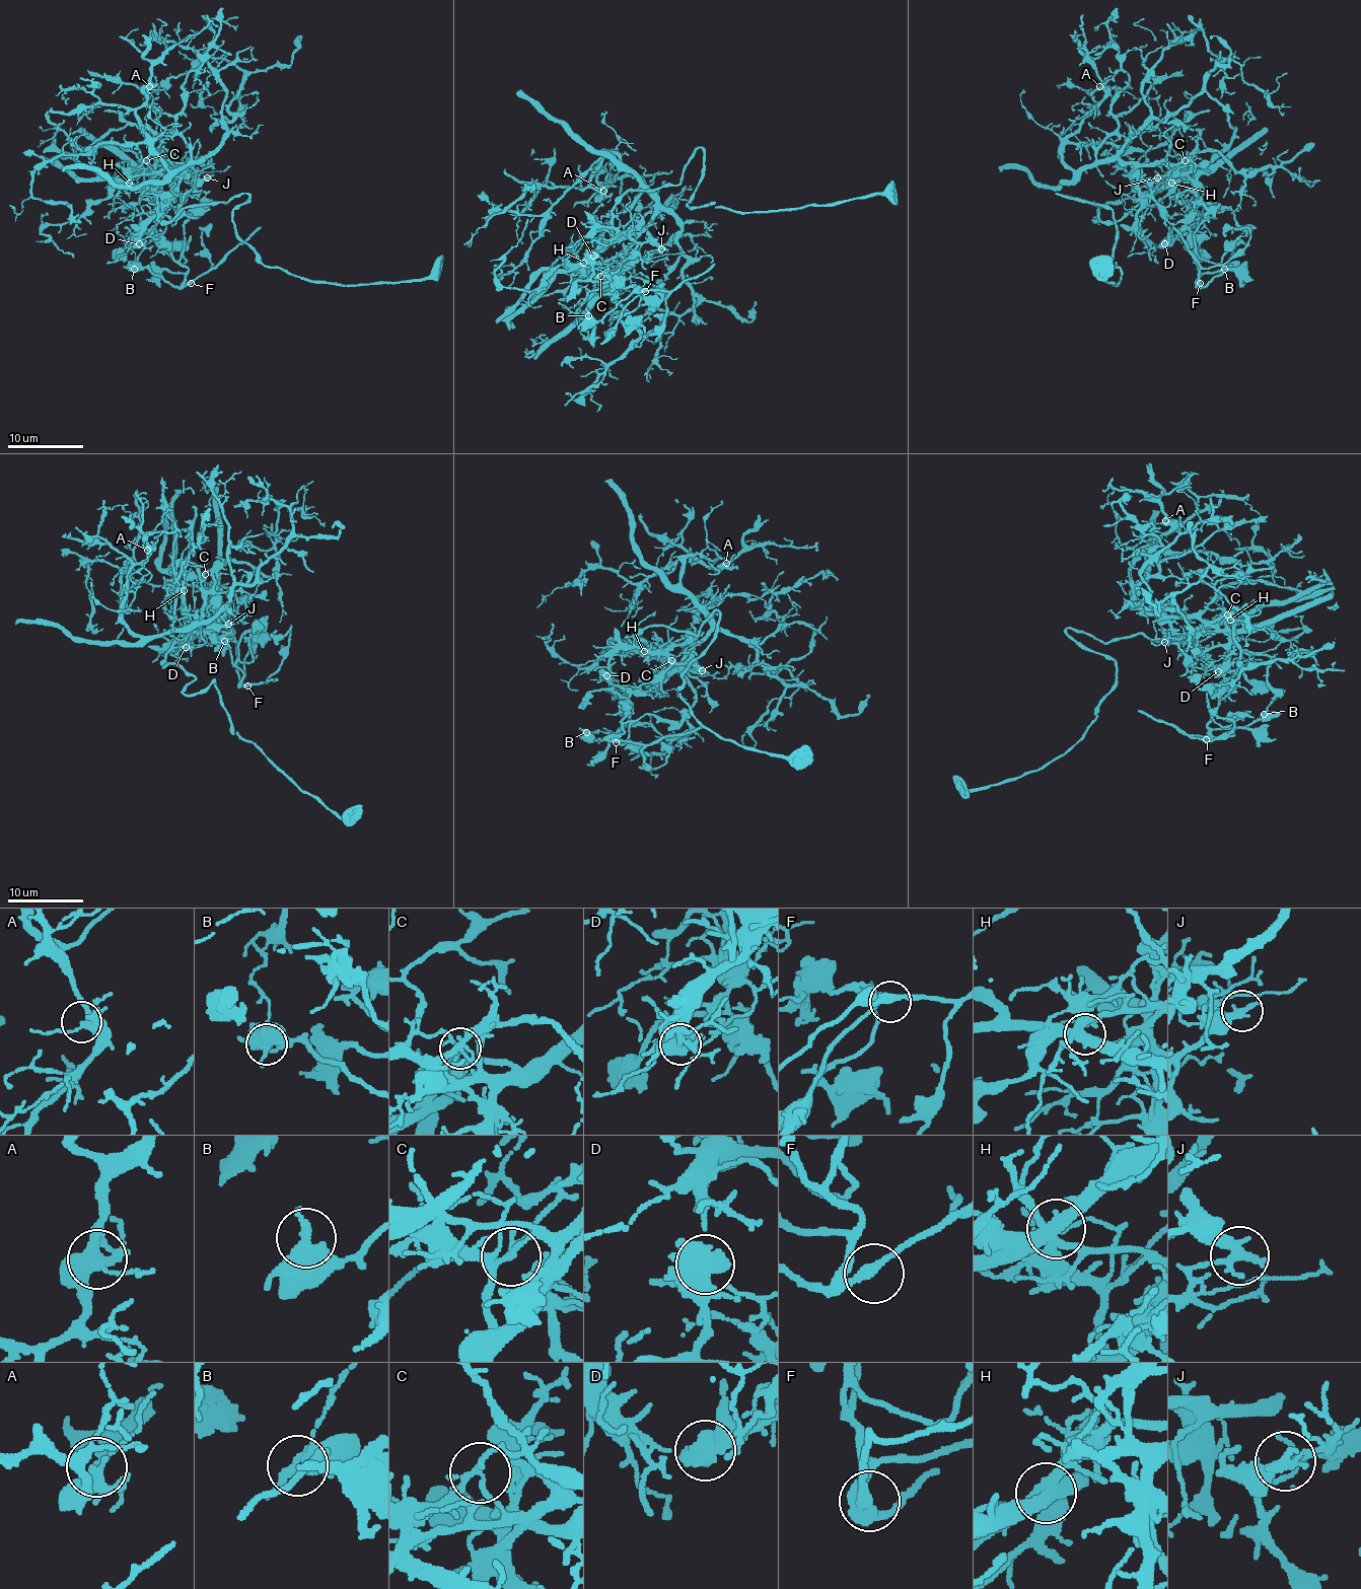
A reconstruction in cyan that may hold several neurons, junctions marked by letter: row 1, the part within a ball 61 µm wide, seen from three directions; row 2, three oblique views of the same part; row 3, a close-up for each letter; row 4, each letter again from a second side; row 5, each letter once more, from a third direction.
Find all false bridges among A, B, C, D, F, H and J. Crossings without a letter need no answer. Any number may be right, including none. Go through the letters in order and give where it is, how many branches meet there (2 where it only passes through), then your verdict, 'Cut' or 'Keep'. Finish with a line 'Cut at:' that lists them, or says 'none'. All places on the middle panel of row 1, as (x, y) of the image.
A: Place: (603, 191). Branches: 5. Keep
B: Place: (588, 315). Branches: 3. Cut
C: Place: (600, 276). Branches: 4. Cut
D: Place: (593, 256). Branches: 5. Cut
F: Place: (645, 291). Branches: 2. Keep
H: Place: (583, 263). Branches: 5. Cut
J: Place: (661, 248). Branches: 2. Cut
Cut at: B, C, D, H, J

